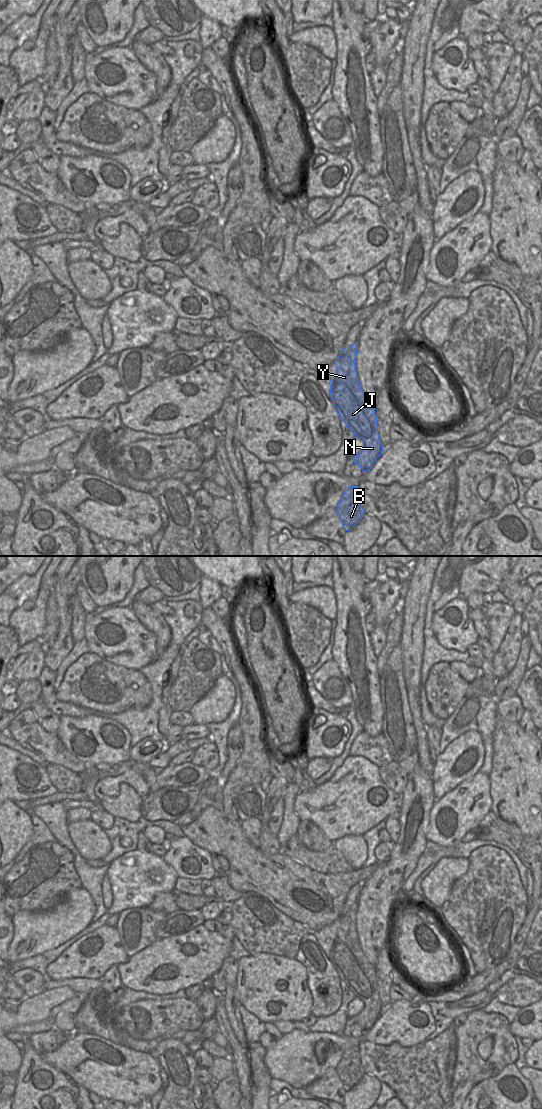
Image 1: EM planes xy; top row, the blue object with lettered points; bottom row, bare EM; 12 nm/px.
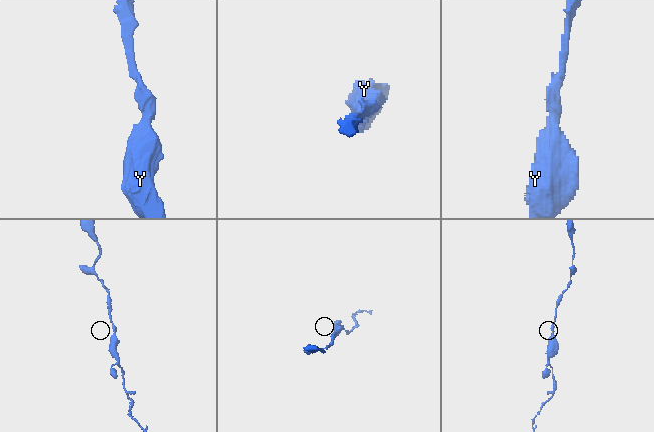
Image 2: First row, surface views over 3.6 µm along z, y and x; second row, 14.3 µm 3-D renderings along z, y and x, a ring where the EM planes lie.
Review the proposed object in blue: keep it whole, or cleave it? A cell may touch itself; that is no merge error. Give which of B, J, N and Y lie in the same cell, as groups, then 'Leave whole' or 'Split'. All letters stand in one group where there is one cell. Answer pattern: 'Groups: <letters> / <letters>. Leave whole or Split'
Groups: B J N Y. Leave whole.

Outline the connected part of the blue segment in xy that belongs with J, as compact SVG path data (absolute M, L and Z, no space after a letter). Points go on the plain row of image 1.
M358 902L352 904L345 913L342 907L334 921L337 929L329 945L333 966L340 980L363 1002L362 1011L351 1019L363 1031L368 1031L384 1009L379 1000L375 967L365 957L357 936L357 910Z

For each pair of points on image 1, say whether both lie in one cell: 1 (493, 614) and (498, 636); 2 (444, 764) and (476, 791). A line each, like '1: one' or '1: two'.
1: one
2: two

